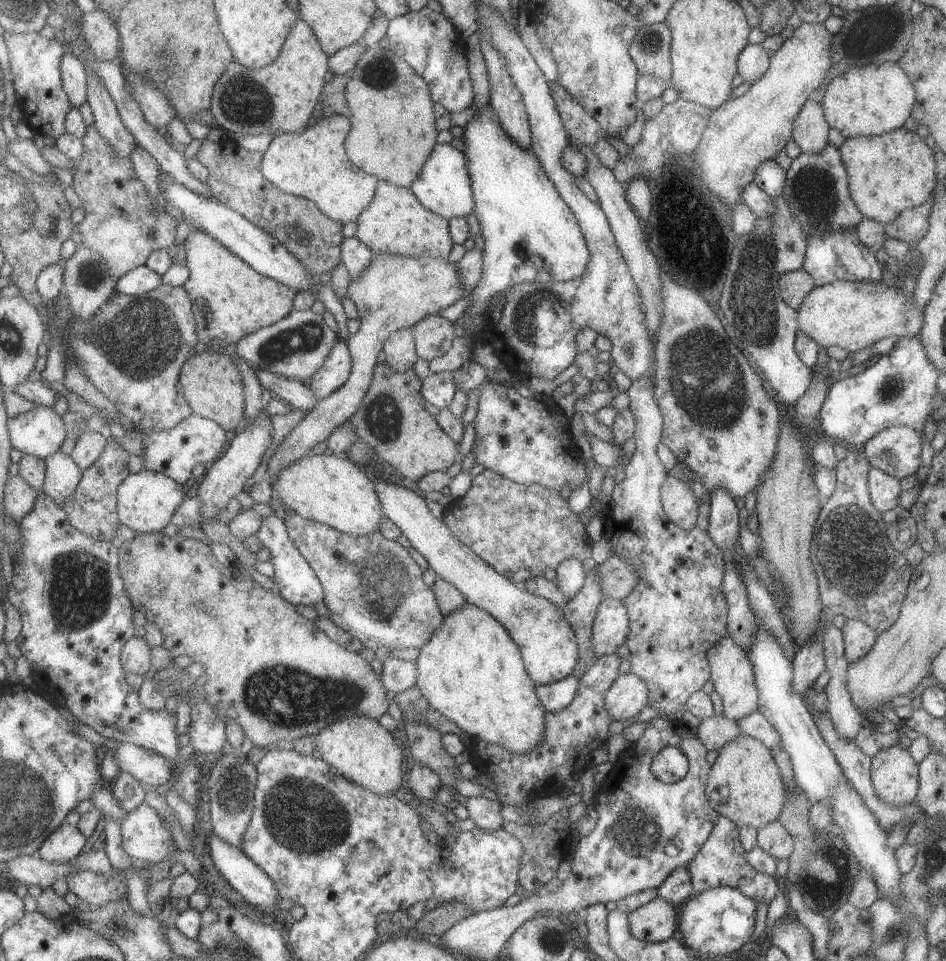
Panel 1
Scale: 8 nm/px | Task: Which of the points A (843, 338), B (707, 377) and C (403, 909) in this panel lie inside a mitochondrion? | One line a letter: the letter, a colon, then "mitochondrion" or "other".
A: other
B: mitochondrion
C: other

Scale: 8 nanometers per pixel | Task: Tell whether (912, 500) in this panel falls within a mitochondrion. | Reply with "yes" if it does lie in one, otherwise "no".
no

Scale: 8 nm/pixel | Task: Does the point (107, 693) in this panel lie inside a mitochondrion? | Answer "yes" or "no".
no

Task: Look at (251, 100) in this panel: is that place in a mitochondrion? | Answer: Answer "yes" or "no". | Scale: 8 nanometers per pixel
yes

